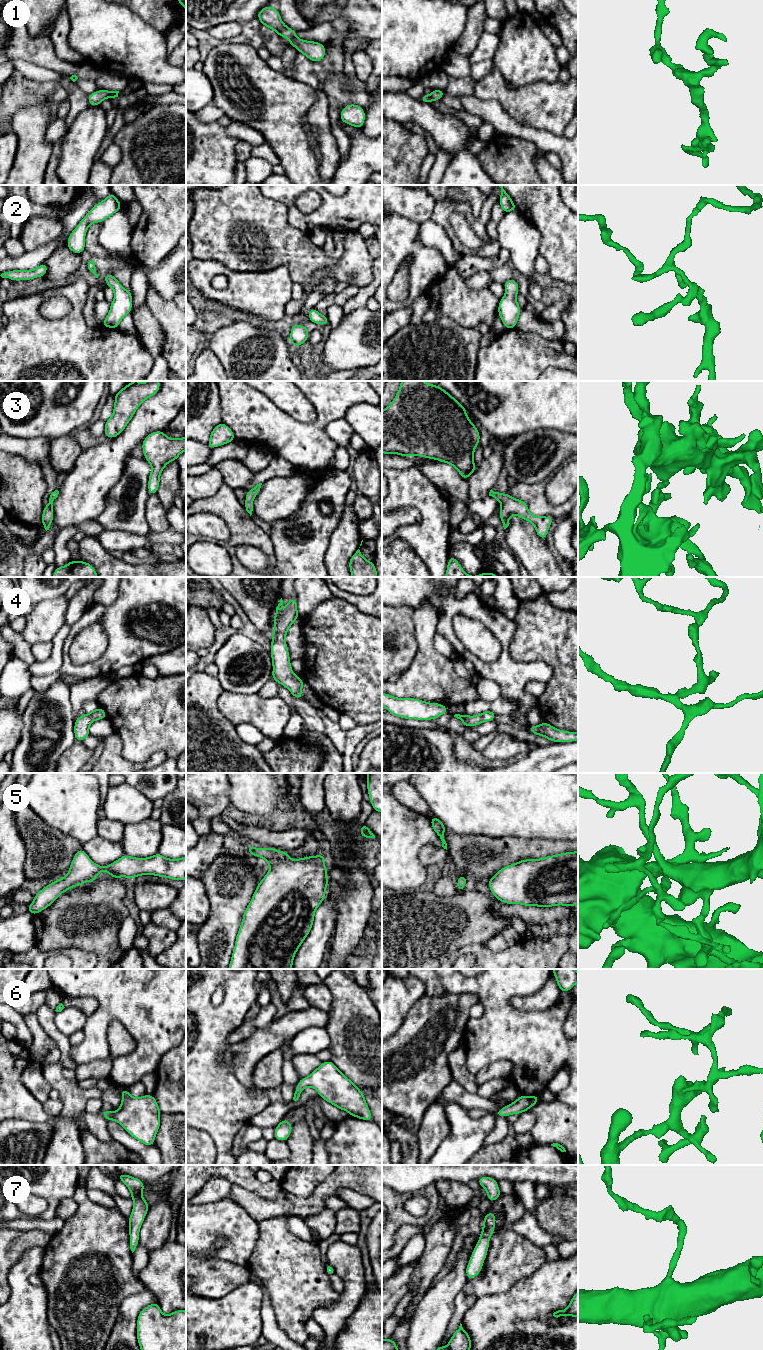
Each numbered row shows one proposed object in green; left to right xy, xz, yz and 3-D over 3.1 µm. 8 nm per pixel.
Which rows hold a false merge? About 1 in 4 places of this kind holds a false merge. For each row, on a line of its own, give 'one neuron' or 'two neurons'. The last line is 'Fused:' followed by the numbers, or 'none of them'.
1: one neuron
2: one neuron
3: one neuron
4: one neuron
5: one neuron
6: one neuron
7: one neuron
Fused: none of them

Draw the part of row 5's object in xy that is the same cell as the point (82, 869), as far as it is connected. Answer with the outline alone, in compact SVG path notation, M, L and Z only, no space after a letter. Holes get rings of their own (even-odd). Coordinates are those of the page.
M81 848L73 857L68 874L41 889L27 907L28 912L32 915L41 912L63 892L86 882L95 881L101 871L117 879L120 877L135 879L141 875L155 875L172 880L184 880L186 879L186 856L180 859L168 859L158 852L152 857L135 858L124 854L108 866L99 866Z

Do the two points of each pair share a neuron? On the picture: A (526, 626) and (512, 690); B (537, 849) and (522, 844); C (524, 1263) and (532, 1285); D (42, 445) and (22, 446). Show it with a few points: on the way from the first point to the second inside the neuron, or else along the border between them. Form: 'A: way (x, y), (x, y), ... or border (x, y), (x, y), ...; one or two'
A: border (510, 641), (509, 654), (514, 660), (542, 662); two
B: way (533, 848), (526, 848); one
C: border (547, 1261), (509, 1288); two
D: way (37, 446), (27, 446); one

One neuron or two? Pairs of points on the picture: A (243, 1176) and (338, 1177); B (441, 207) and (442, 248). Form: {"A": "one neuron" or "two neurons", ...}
{"A": "two neurons", "B": "two neurons"}

